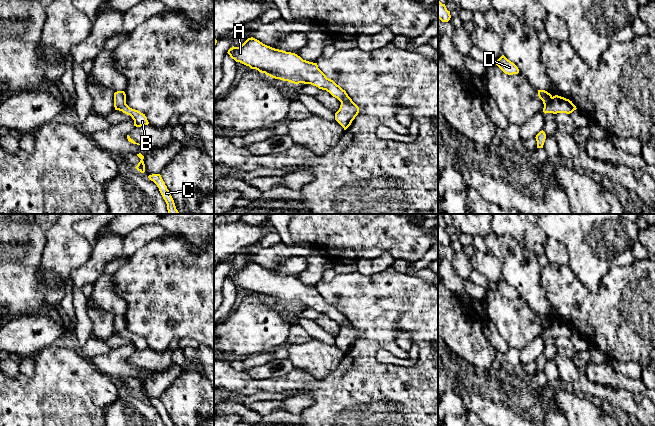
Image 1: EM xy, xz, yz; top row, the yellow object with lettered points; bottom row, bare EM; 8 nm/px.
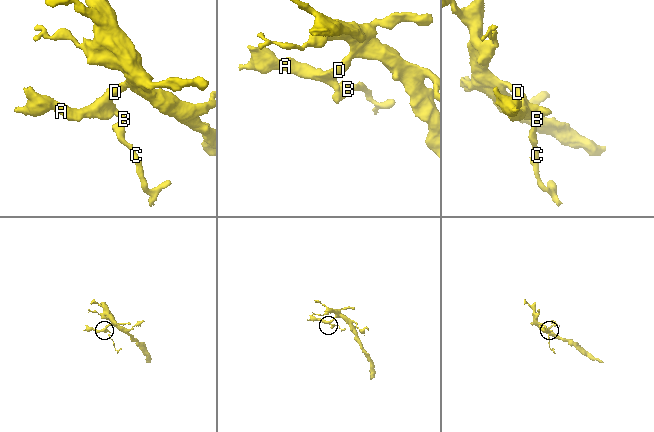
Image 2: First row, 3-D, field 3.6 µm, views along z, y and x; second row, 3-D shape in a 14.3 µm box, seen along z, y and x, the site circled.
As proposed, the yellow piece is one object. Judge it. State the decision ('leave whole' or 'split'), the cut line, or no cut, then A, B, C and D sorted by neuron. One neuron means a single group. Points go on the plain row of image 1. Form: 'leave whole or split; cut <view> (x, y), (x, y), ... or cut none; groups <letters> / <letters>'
split; cut yz (552, 321), (544, 330); groups A D / B C

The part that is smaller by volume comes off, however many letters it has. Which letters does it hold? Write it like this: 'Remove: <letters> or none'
Remove: B, C

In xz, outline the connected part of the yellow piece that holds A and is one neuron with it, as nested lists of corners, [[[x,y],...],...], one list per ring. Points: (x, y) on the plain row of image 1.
[[[248,262],[241,270],[232,271],[227,276],[232,283],[261,297],[294,308],[311,308],[326,314],[340,326],[349,320],[345,314],[318,292],[317,287],[303,284],[295,277],[267,270],[259,264]]]

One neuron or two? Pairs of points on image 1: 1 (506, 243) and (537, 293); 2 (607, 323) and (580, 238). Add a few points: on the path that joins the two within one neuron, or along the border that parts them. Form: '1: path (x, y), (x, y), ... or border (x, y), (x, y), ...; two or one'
1: path (510, 255), (520, 266), (527, 281); one
2: border (609, 270), (595, 292), (577, 279); two

